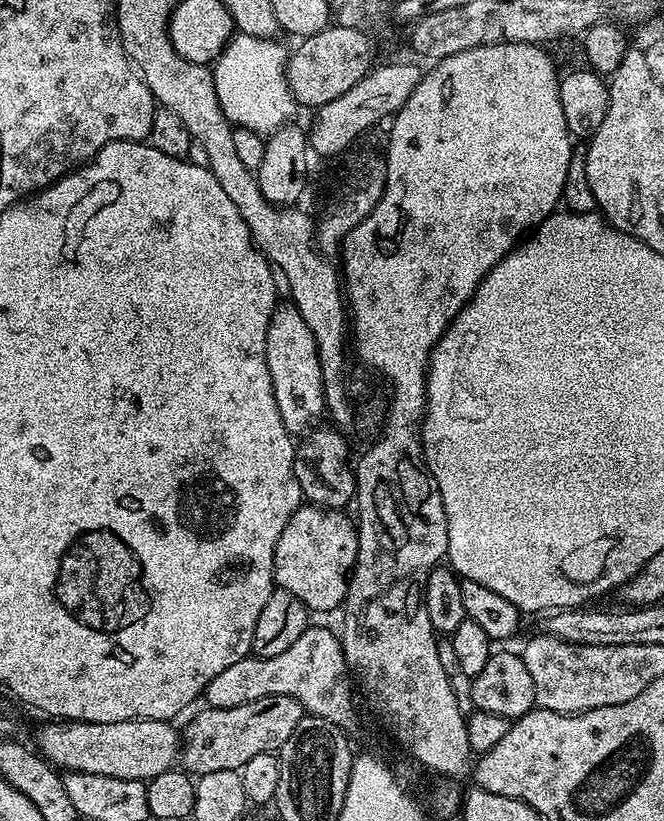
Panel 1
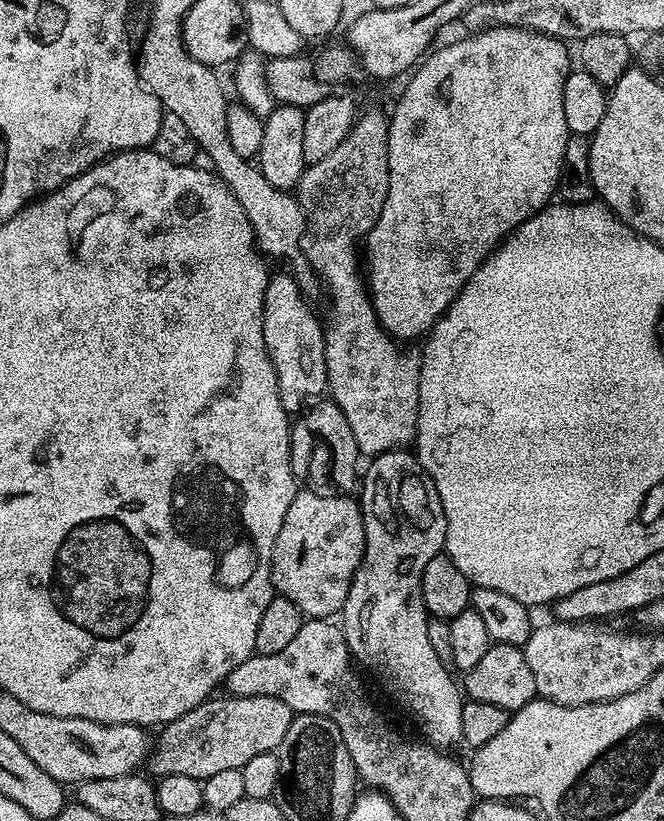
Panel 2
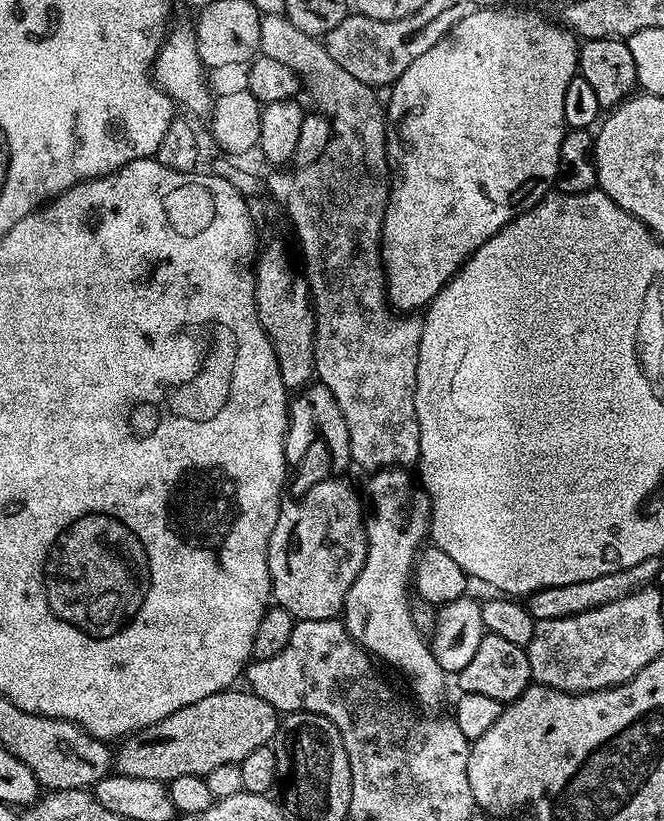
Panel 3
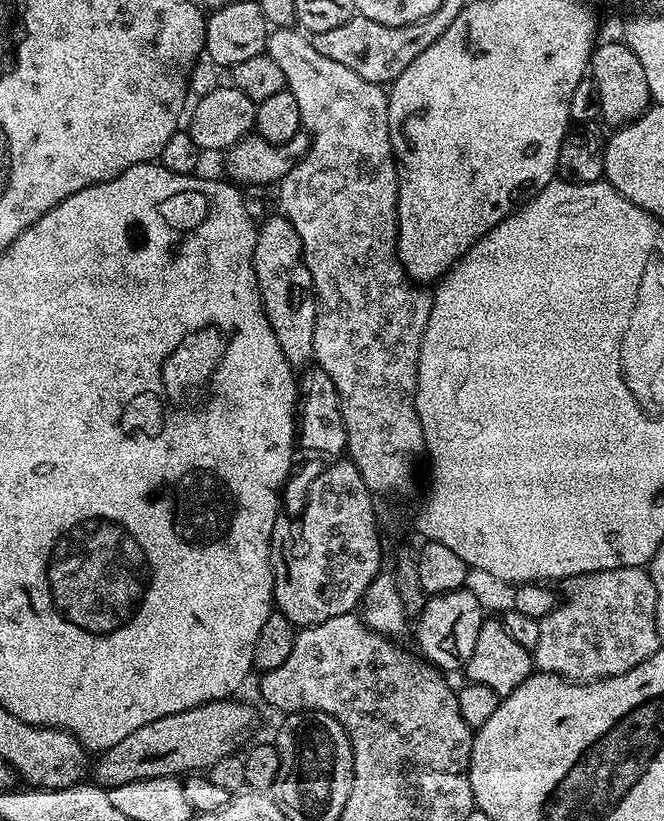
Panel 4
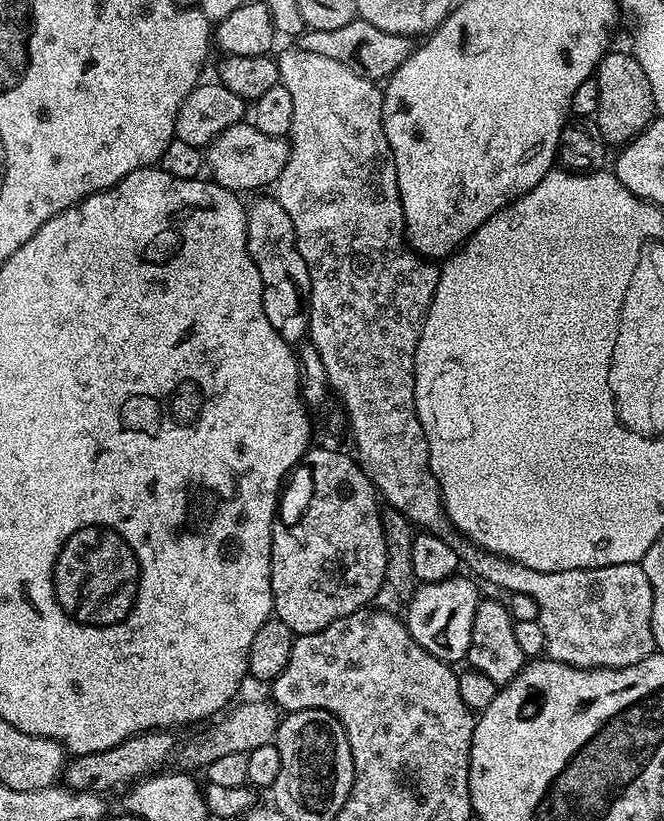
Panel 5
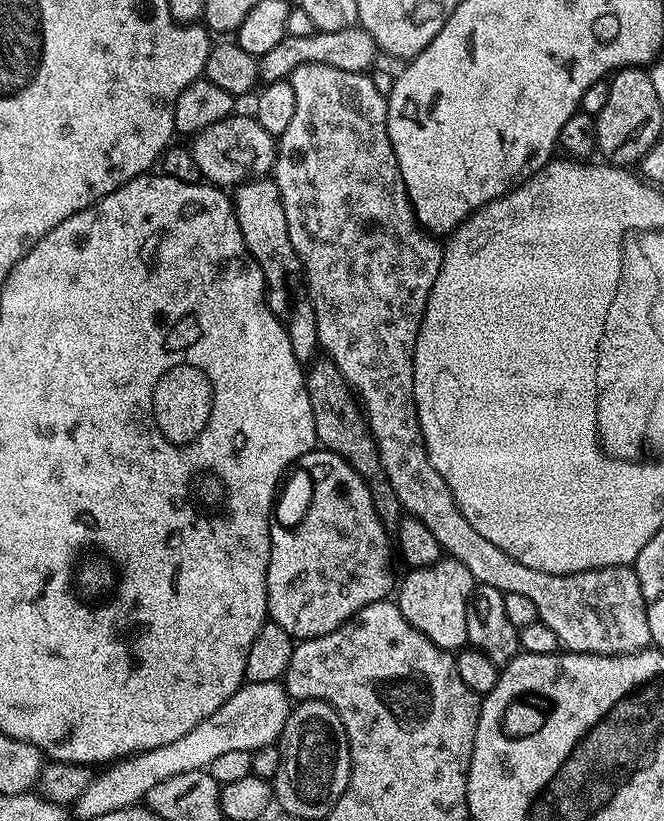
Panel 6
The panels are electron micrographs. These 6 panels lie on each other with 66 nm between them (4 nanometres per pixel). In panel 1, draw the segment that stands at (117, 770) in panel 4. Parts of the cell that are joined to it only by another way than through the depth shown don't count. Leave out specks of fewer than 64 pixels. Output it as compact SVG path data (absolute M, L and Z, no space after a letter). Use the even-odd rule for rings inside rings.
M271 696L229 708L201 707L202 710L182 728L182 764L193 777L214 774L214 770L239 770L250 758L267 752L279 753L306 715L298 701L289 696Z

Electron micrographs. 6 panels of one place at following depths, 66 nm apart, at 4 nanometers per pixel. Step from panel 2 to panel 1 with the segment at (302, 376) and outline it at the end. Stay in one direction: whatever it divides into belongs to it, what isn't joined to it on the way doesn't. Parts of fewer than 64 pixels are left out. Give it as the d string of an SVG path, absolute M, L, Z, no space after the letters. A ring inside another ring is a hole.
M277 303L266 330L266 366L270 370L270 382L274 386L274 402L278 402L278 414L282 414L282 426L293 437L300 438L321 423L324 411L322 370L318 366L318 346L314 334L296 305Z

